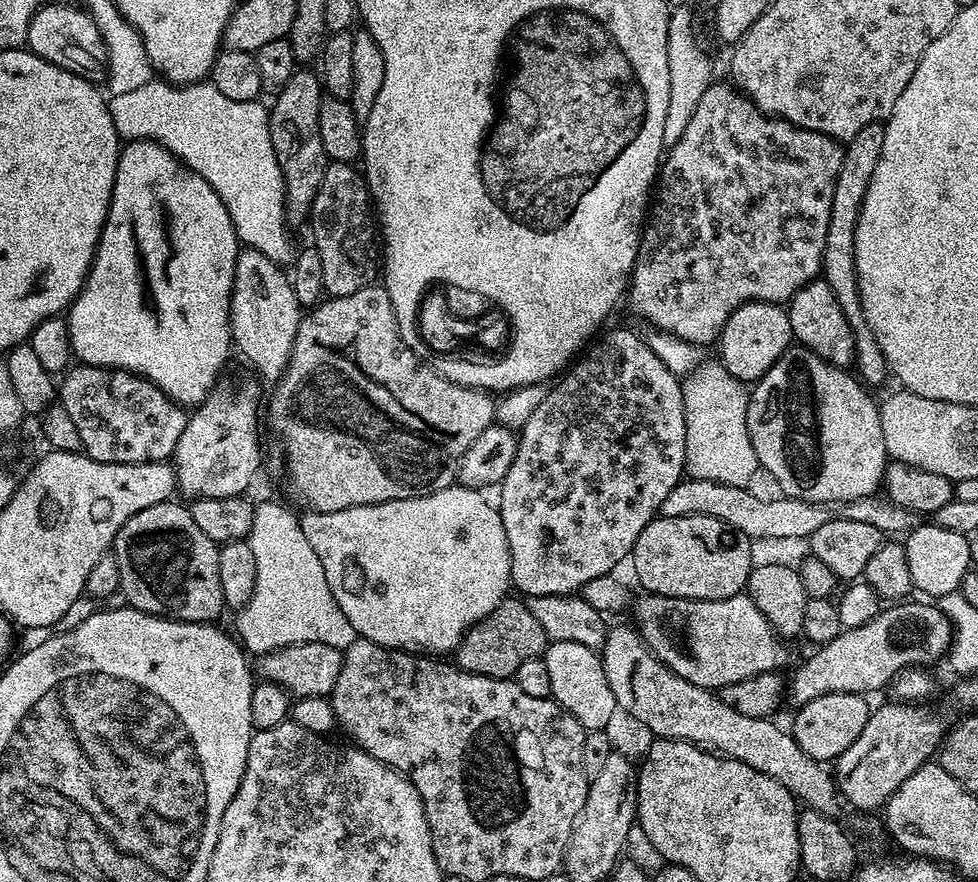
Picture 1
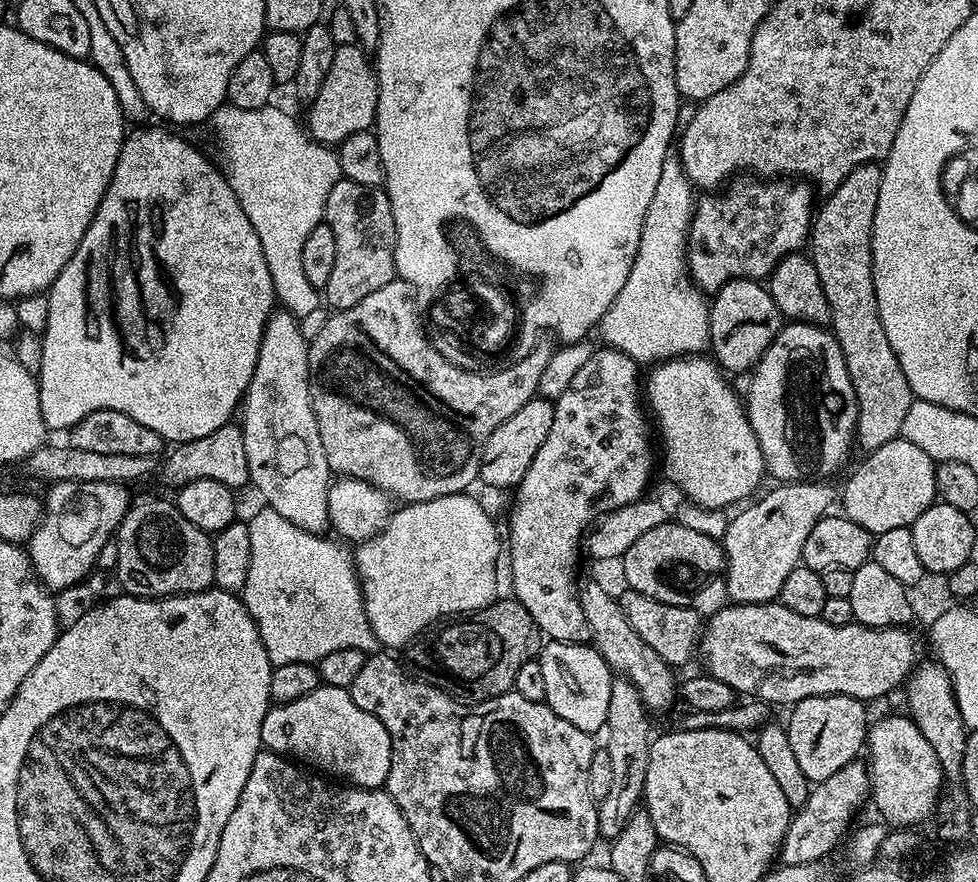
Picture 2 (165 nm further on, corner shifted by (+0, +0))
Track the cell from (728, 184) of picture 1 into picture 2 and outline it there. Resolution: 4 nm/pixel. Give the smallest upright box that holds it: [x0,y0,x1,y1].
[686,184,814,294]

